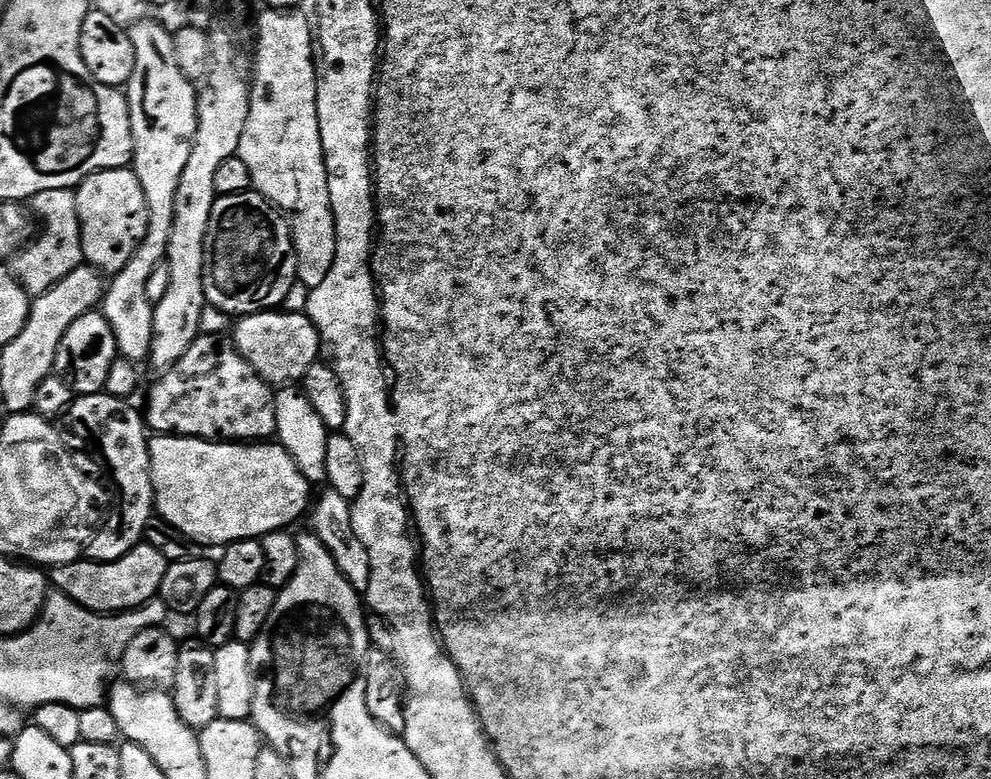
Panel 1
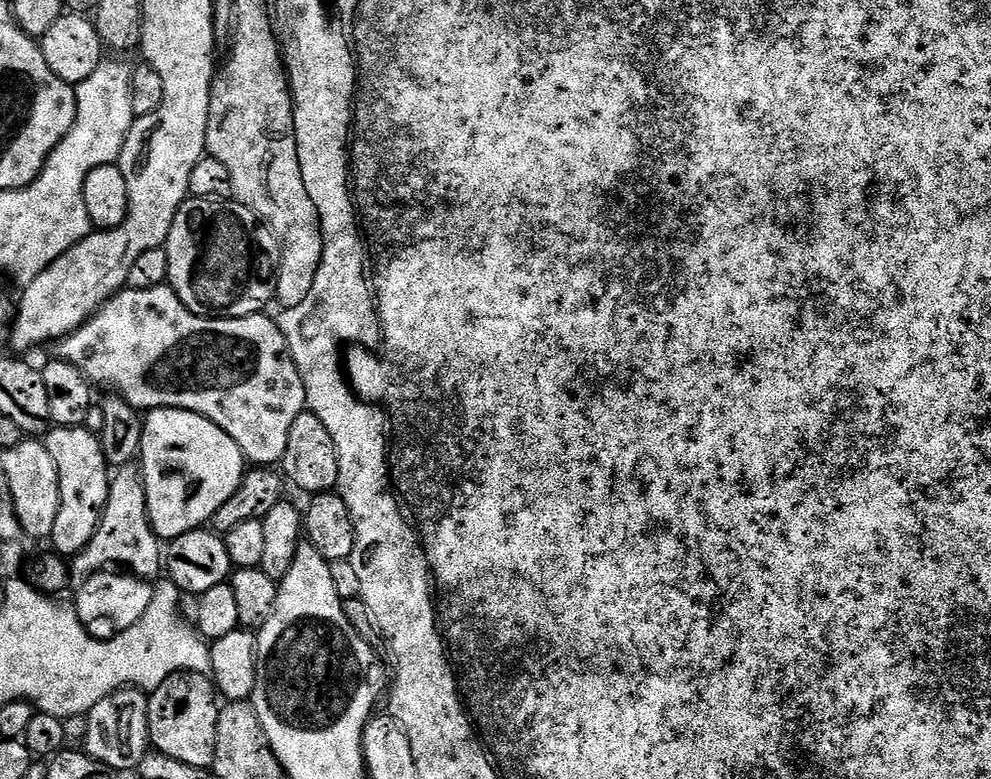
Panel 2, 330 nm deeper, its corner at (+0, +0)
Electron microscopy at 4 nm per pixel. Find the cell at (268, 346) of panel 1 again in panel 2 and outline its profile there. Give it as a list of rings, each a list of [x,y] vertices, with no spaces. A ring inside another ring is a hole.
[[[161,286],[151,288],[150,290],[134,290],[133,288],[125,287],[117,292],[112,299],[107,300],[100,307],[100,311],[95,312],[77,332],[71,332],[69,336],[59,341],[55,348],[55,355],[59,359],[78,366],[78,370],[82,370],[84,377],[93,385],[99,386],[101,384],[104,388],[112,388],[108,390],[123,396],[124,401],[132,408],[137,410],[181,408],[182,410],[190,410],[194,414],[202,414],[206,418],[210,418],[210,422],[214,422],[222,430],[226,430],[226,434],[230,434],[230,438],[234,438],[234,442],[238,442],[238,450],[242,450],[245,461],[252,466],[276,466],[281,463],[286,454],[290,428],[294,420],[305,412],[308,403],[304,383],[294,366],[292,356],[288,353],[286,338],[282,334],[279,323],[273,317],[271,320],[268,314],[253,314],[243,316],[237,320],[214,320],[210,316],[199,316],[191,312],[180,301],[178,294],[170,286]]]

